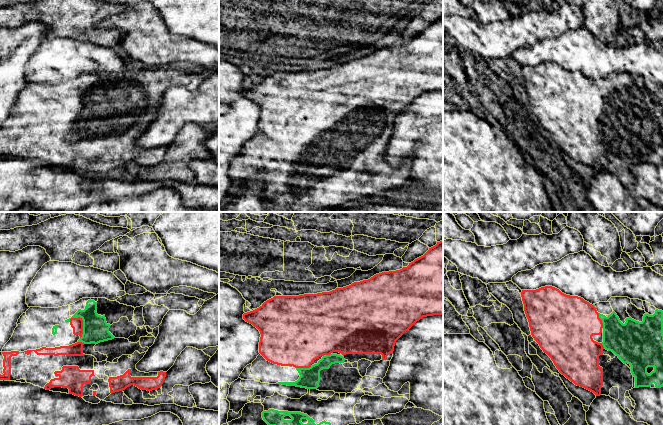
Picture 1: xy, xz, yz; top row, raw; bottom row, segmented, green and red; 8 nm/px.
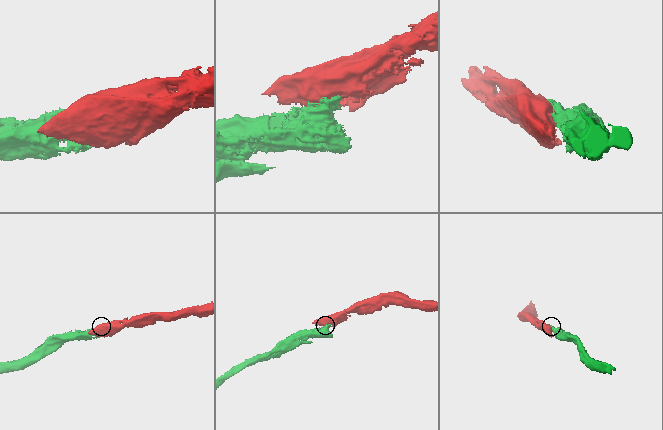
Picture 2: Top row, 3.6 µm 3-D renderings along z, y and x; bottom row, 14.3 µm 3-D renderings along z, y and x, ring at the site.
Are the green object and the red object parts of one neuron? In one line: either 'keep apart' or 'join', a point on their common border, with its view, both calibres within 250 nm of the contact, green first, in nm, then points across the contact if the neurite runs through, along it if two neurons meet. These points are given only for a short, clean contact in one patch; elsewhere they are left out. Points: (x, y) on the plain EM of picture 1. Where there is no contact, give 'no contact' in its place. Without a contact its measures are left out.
join | xy (83, 100) | 200/100 nm

